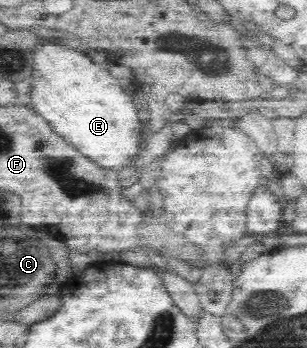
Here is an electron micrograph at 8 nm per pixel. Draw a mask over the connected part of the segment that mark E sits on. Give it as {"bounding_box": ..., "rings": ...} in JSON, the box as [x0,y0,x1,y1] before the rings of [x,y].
{"bounding_box":[33,41,143,170],"rings":[[[59,41],[46,42],[35,50],[35,78],[37,82],[33,86],[33,114],[41,116],[55,134],[59,134],[65,142],[69,142],[79,154],[89,158],[93,164],[97,164],[103,170],[123,170],[136,165],[142,150],[143,124],[137,114],[131,96],[127,96],[117,84],[115,78],[107,76],[107,70],[93,64],[87,56],[83,56],[77,50],[69,50]]]}

